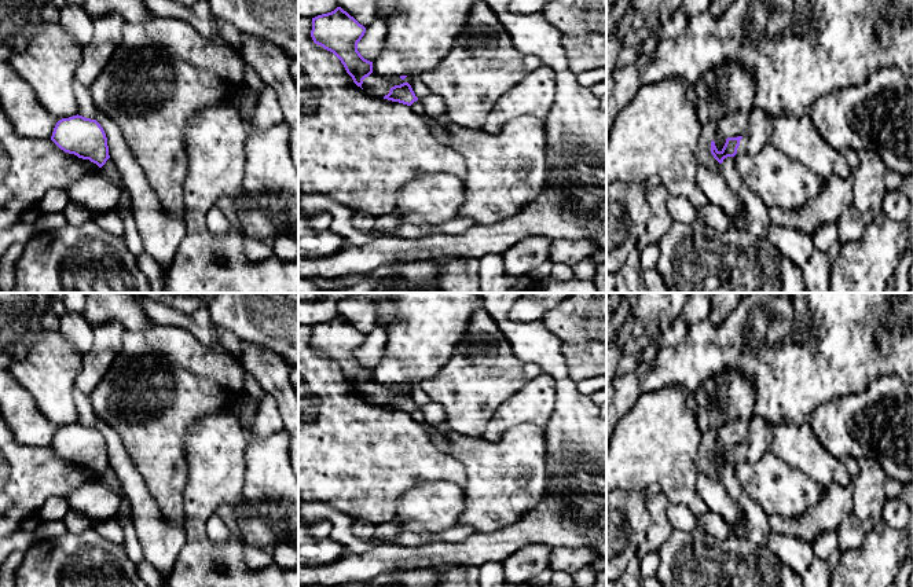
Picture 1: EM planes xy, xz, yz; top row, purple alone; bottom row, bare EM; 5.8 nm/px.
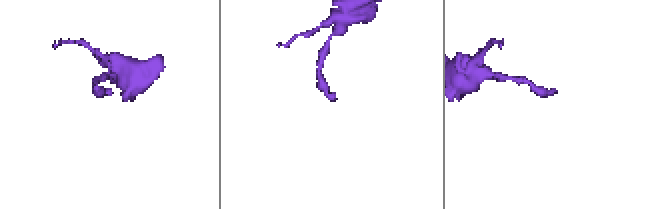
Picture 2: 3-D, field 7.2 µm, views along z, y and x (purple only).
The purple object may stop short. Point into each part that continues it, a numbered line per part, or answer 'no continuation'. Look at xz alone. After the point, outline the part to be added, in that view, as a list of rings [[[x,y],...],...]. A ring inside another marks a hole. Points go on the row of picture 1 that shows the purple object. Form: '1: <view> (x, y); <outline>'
no continuation

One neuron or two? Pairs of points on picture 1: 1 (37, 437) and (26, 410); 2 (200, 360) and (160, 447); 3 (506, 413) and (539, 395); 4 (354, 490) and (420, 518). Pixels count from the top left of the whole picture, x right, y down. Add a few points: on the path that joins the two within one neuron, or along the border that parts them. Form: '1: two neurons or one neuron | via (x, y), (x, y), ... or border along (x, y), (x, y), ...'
1: one neuron | via (35, 430), (26, 422), (26, 417)
2: one neuron | via (191, 382), (175, 399), (175, 407), (160, 425)
3: one neuron | via (514, 411), (531, 403)
4: two neurons | border along (417, 483), (398, 499), (395, 517)

